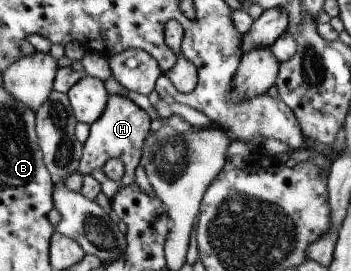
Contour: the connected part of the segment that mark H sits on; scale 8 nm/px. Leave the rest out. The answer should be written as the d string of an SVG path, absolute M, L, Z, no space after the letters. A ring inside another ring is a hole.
M112 94L110 97L103 117L90 126L91 134L84 146L79 172L83 176L95 177L99 181L104 195L112 201L122 186L132 185L136 181L136 169L138 169L138 165L141 165L143 145L150 119L148 119L146 111L142 107L138 107L134 101L130 101L128 97L120 94ZM114 157L118 157L124 163L125 172L121 179L121 185L112 181L104 173L104 165L108 163L108 159L114 159Z

